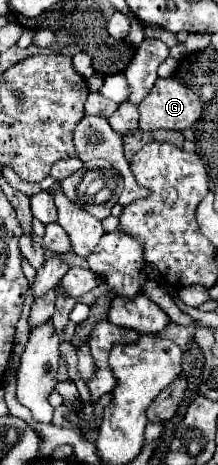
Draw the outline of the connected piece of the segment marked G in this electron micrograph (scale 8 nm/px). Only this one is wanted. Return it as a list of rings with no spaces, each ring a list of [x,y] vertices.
[[[174,77],[158,79],[138,105],[142,129],[190,129],[202,113],[198,95]]]

